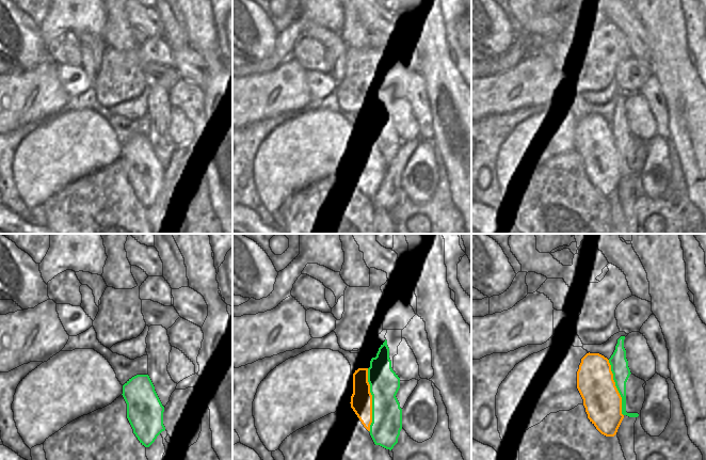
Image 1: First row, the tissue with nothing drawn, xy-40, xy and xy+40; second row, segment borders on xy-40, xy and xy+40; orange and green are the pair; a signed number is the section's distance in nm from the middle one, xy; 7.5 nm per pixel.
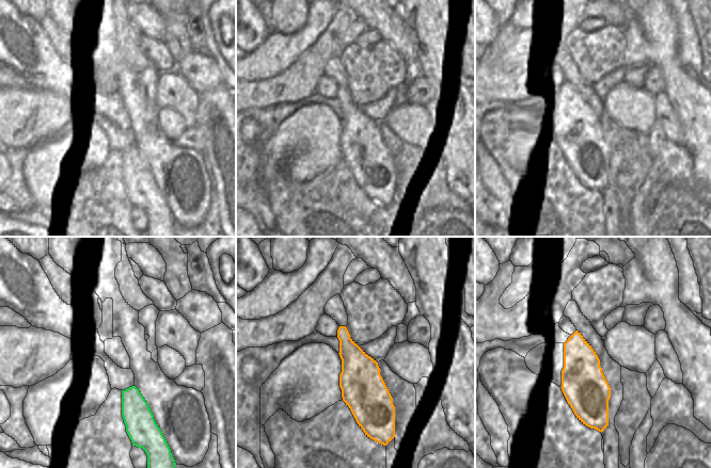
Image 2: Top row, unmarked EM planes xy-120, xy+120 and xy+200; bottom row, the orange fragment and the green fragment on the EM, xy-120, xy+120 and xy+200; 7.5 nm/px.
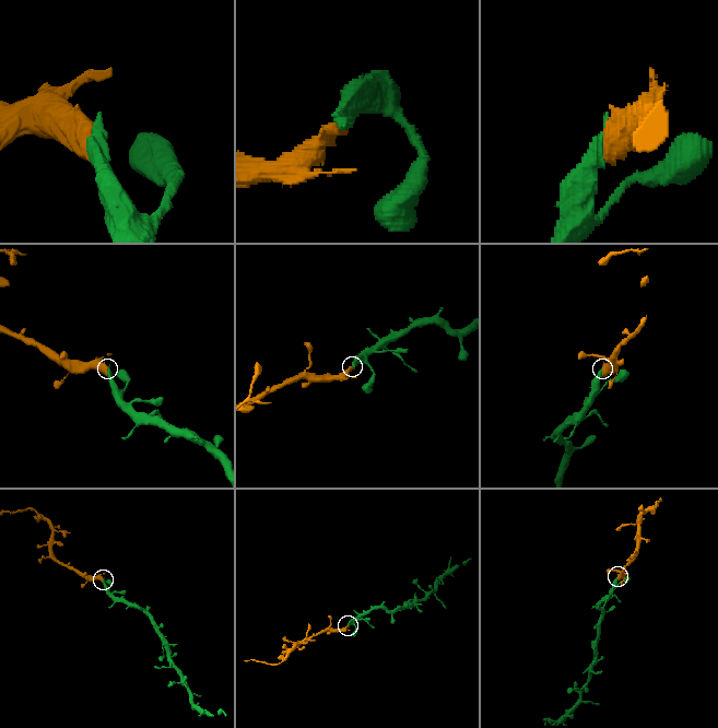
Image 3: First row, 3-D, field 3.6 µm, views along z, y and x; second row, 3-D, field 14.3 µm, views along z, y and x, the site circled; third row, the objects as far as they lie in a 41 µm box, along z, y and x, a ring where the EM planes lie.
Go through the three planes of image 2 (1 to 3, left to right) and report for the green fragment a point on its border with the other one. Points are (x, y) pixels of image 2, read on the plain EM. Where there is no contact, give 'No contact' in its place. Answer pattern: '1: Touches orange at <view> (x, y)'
1: No contact
2: No contact
3: No contact

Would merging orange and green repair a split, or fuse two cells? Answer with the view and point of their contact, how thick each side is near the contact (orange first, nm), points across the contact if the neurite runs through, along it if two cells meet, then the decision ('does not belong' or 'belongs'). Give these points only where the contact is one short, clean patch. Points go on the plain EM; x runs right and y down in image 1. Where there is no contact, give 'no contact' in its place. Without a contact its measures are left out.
contact xy (371, 161); calibres 160 and 220 nm; belongs

